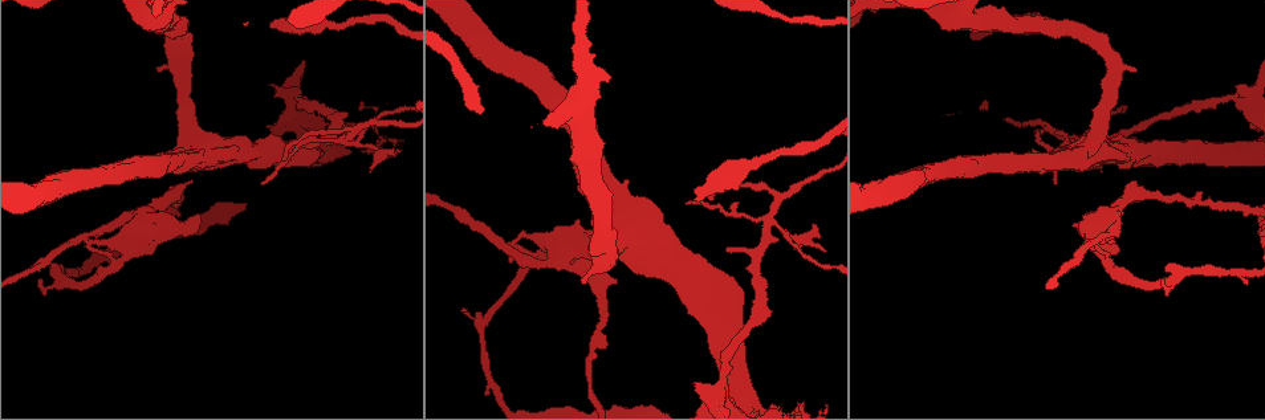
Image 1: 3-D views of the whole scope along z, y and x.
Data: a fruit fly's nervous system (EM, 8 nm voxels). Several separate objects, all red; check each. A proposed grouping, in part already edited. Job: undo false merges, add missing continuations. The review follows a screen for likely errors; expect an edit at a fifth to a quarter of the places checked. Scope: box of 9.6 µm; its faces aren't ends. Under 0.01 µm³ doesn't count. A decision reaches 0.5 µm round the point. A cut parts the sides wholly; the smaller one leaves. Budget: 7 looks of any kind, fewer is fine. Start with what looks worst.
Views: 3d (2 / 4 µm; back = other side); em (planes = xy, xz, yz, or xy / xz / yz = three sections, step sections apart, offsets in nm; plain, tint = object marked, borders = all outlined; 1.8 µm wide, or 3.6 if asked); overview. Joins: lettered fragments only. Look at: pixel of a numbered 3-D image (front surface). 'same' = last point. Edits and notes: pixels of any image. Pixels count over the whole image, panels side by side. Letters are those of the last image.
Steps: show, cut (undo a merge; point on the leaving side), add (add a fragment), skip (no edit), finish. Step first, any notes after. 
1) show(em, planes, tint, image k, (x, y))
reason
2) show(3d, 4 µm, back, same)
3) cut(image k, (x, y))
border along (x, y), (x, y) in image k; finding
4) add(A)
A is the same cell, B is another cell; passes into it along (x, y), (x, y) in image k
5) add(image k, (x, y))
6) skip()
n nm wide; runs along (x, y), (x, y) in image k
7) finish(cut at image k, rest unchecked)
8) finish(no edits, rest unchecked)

show(em, planes, borders, image 1, (343, 138))
abrupt turn

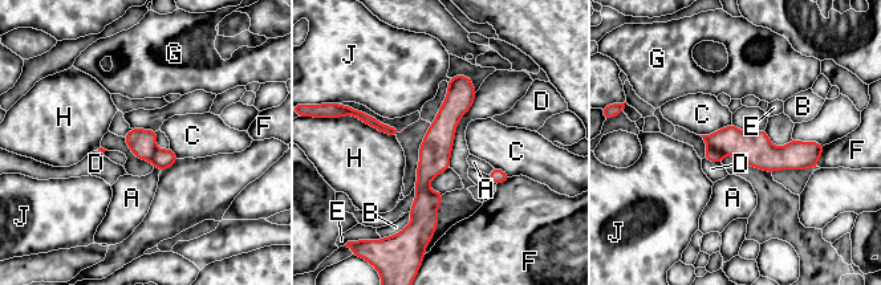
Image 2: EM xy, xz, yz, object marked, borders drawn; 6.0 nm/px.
cut(image 2, (713, 155))
160 nm wide; A, B, C, D, E, F, G, H and J are other cells; border along (709, 147), (717, 149), (723, 154) in image 2; a second neuron is stuck on

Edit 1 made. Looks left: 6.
show(em, xz, step 8, tint, image 1, (1164, 279))
tapers out

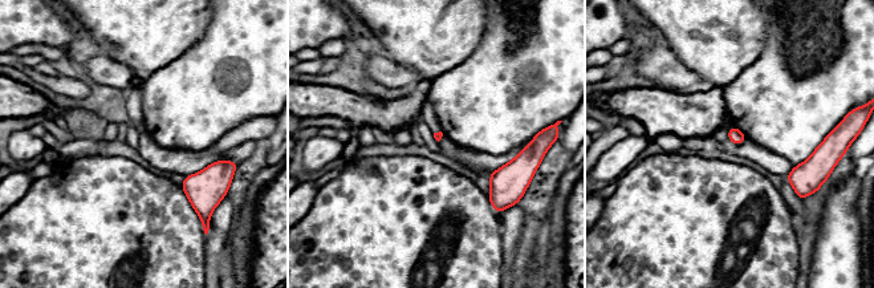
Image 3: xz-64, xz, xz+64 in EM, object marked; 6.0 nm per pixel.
show(em, planes, borders, same)
cut it another way

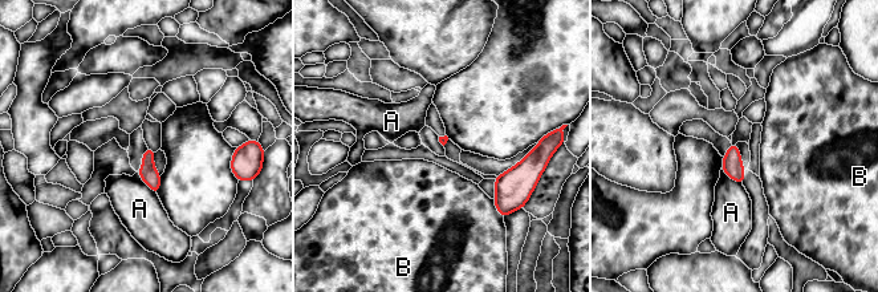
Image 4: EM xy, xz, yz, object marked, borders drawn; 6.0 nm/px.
skip()
A and B are other cells; border along (137, 171), (141, 179), (157, 195) in image 4; no lettered fragment goes on from it

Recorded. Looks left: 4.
show(em, xy, step 4, tint, image 1, (1236, 87))
thick end

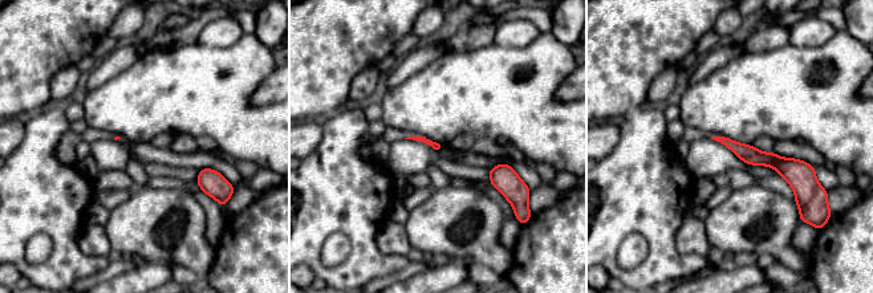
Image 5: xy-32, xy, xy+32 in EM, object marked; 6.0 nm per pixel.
show(em, planes, borders, same)

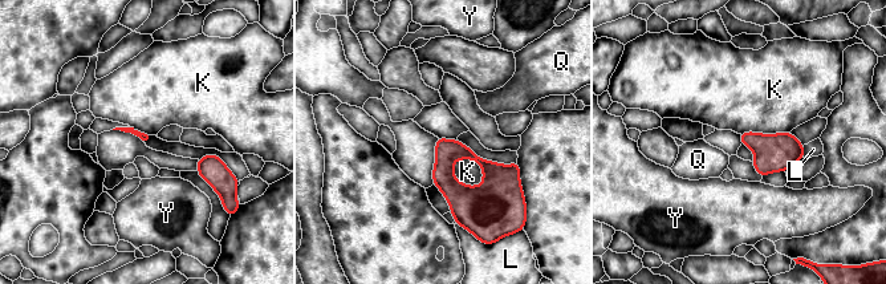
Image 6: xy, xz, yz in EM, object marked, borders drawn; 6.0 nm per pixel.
skip()
K touches over 220 nm; K, L, Q and Y are other cells; border along (452, 163), (460, 182), (483, 182) in image 6; none of them fits

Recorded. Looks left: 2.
finish(cut at image 2, rest unchecked)

